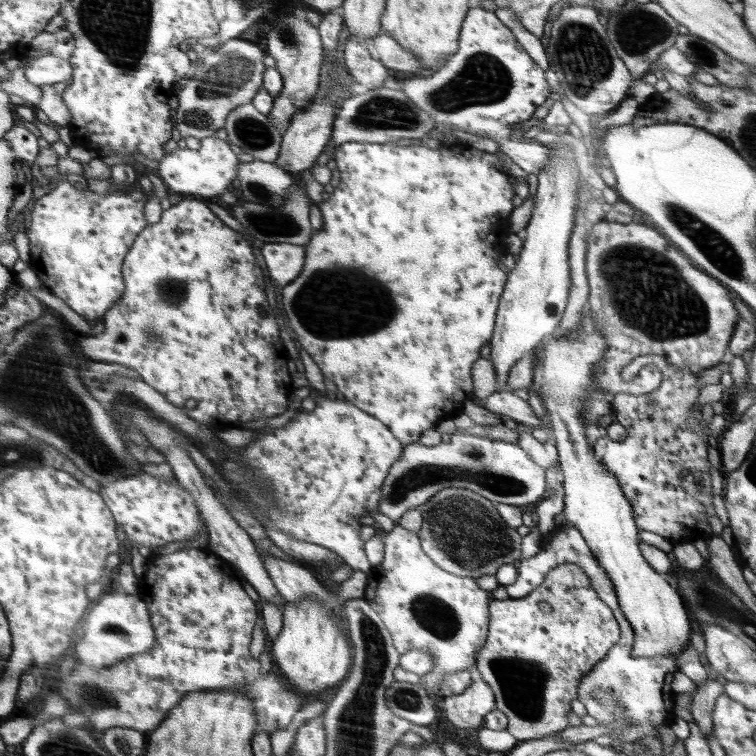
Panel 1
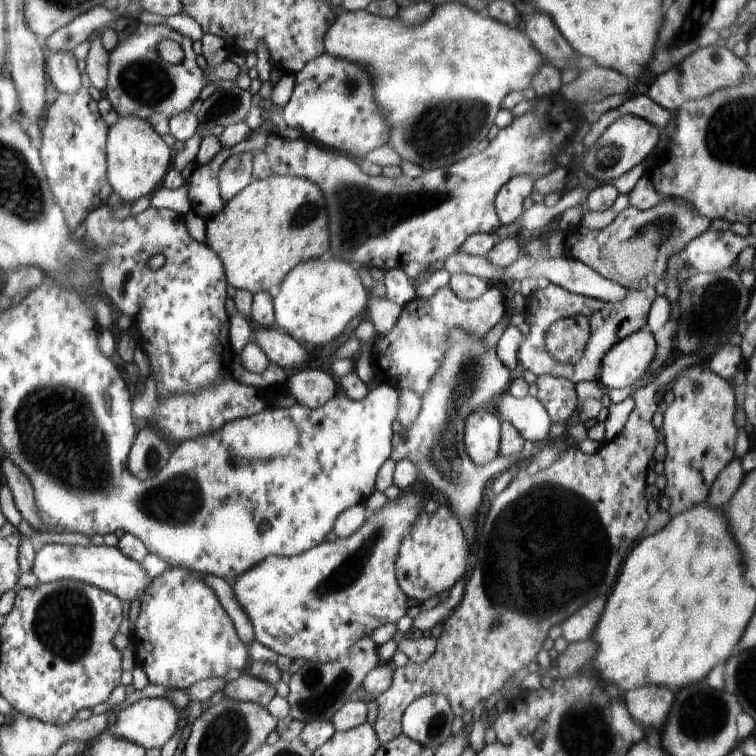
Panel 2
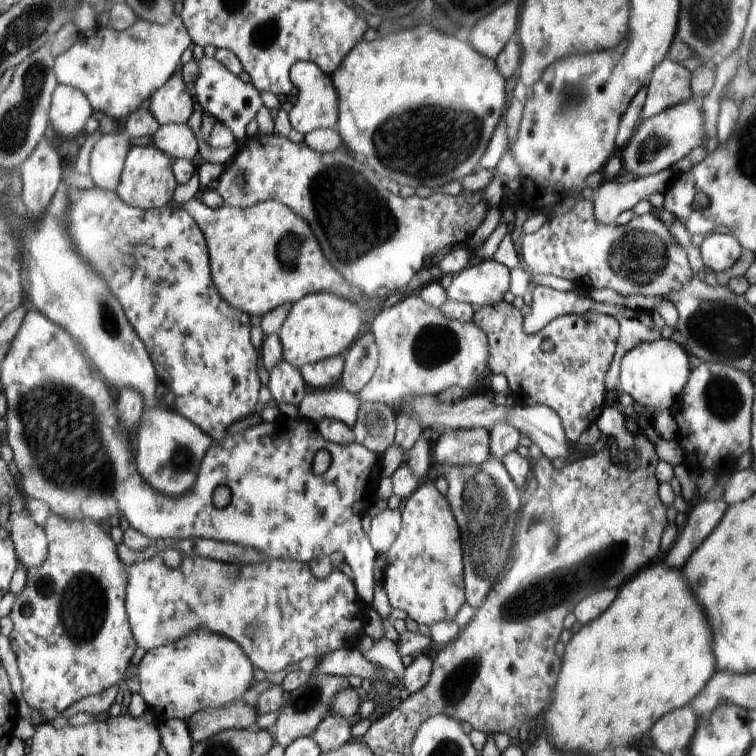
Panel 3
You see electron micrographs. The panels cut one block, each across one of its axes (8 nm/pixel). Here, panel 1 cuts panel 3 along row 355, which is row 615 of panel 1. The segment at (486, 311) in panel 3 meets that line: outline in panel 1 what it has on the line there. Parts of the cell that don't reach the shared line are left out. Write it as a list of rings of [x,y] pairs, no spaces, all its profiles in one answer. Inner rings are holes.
[[[574,563],[556,566],[544,577],[539,588],[532,589],[526,597],[494,599],[491,604],[491,626],[487,644],[480,649],[474,671],[495,692],[496,709],[507,719],[507,730],[519,741],[531,741],[560,733],[568,726],[570,702],[578,698],[578,687],[585,674],[604,660],[612,645],[619,642],[622,631],[612,609],[590,586],[590,577]],[[538,602],[550,604],[551,612],[544,612]]]

